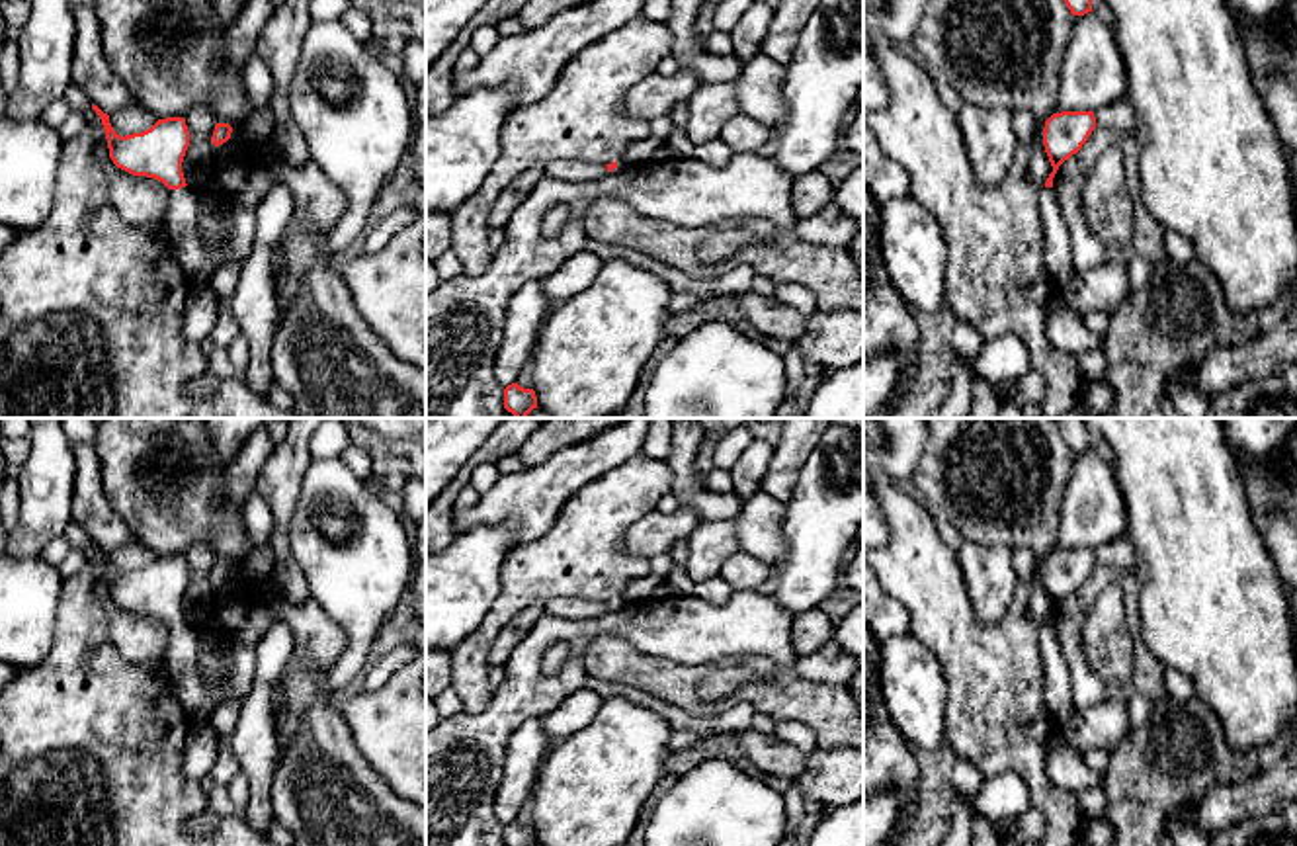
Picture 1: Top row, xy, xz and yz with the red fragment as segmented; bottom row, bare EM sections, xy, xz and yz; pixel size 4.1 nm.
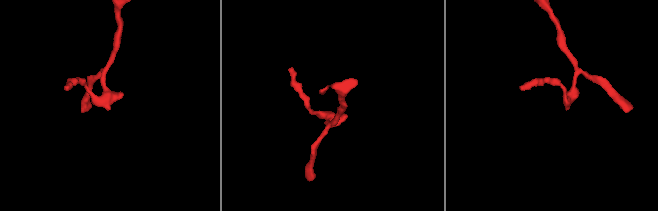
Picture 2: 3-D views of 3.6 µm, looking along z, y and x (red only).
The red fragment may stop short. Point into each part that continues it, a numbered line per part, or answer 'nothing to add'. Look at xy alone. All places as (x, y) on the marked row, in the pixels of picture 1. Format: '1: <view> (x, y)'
1: xy (182, 221)

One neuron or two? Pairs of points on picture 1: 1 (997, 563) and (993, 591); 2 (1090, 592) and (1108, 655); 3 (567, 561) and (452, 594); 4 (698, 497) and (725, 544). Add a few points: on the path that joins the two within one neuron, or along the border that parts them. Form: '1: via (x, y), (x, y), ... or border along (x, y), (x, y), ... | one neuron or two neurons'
1: via (993, 569), (993, 585) | one neuron
2: border along (1118, 585), (1094, 602), (1083, 649) | two neurons
3: border along (512, 546), (502, 563), (501, 592), (481, 624) | two neurons
4: border along (702, 520), (731, 522) | two neurons

